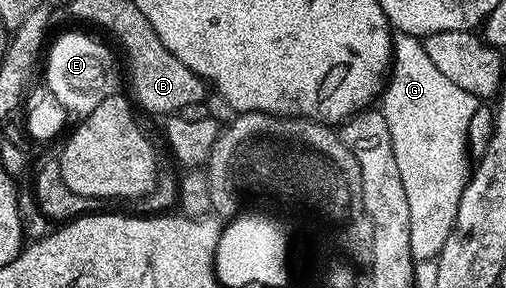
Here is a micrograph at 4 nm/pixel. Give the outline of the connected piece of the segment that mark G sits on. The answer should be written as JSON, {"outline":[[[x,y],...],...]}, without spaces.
{"outline":[[[395,31],[392,59],[392,69],[380,96],[380,111],[390,131],[394,160],[406,193],[411,256],[415,261],[435,259],[452,231],[458,201],[471,178],[468,134],[478,98],[446,80],[431,63],[417,35]]]}

